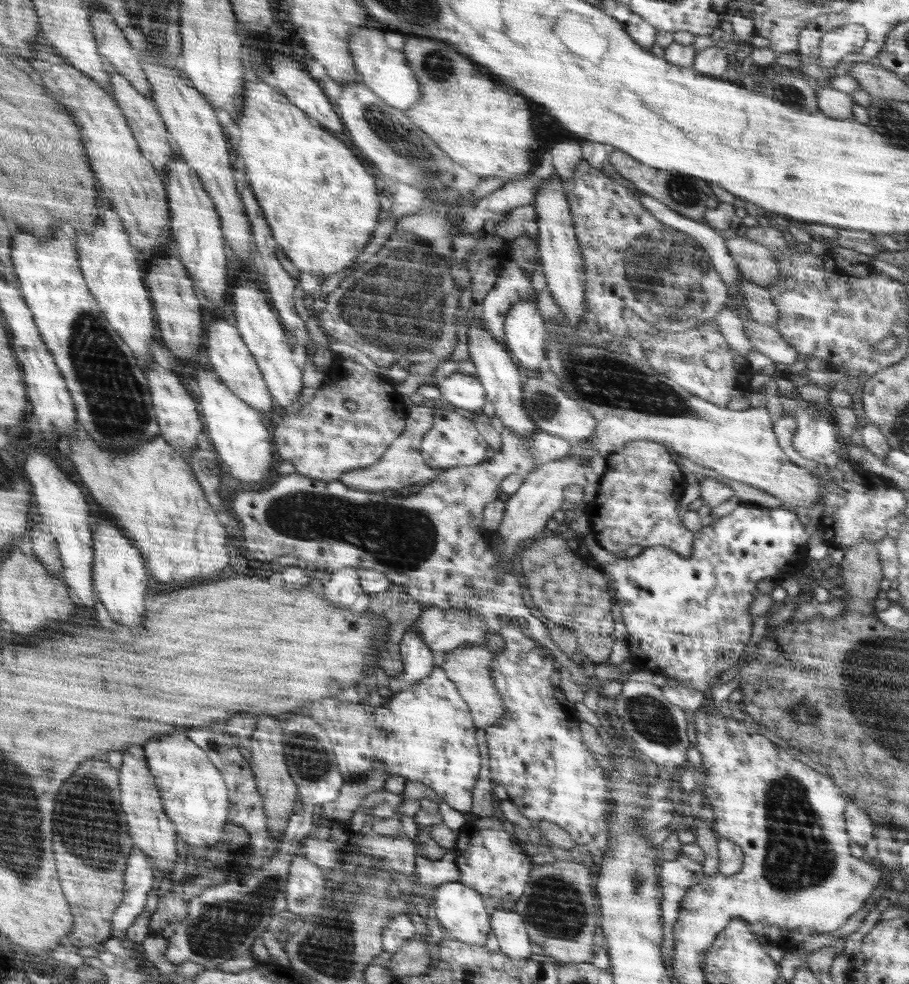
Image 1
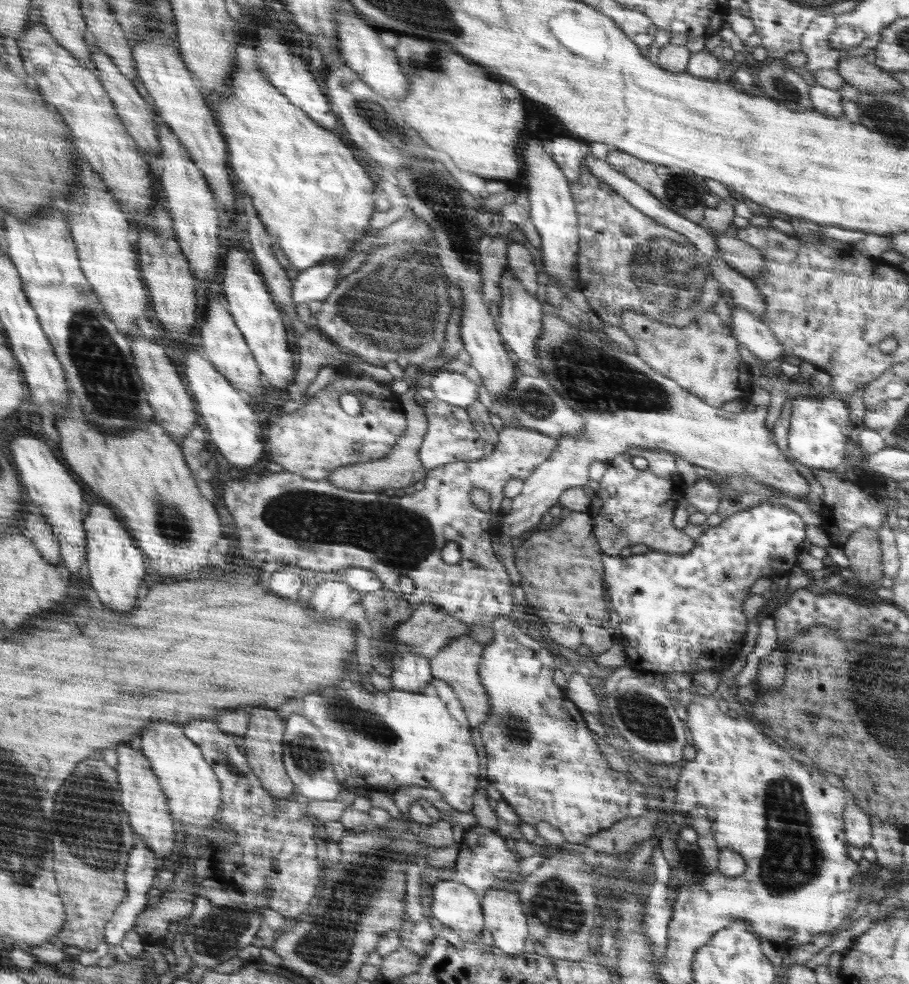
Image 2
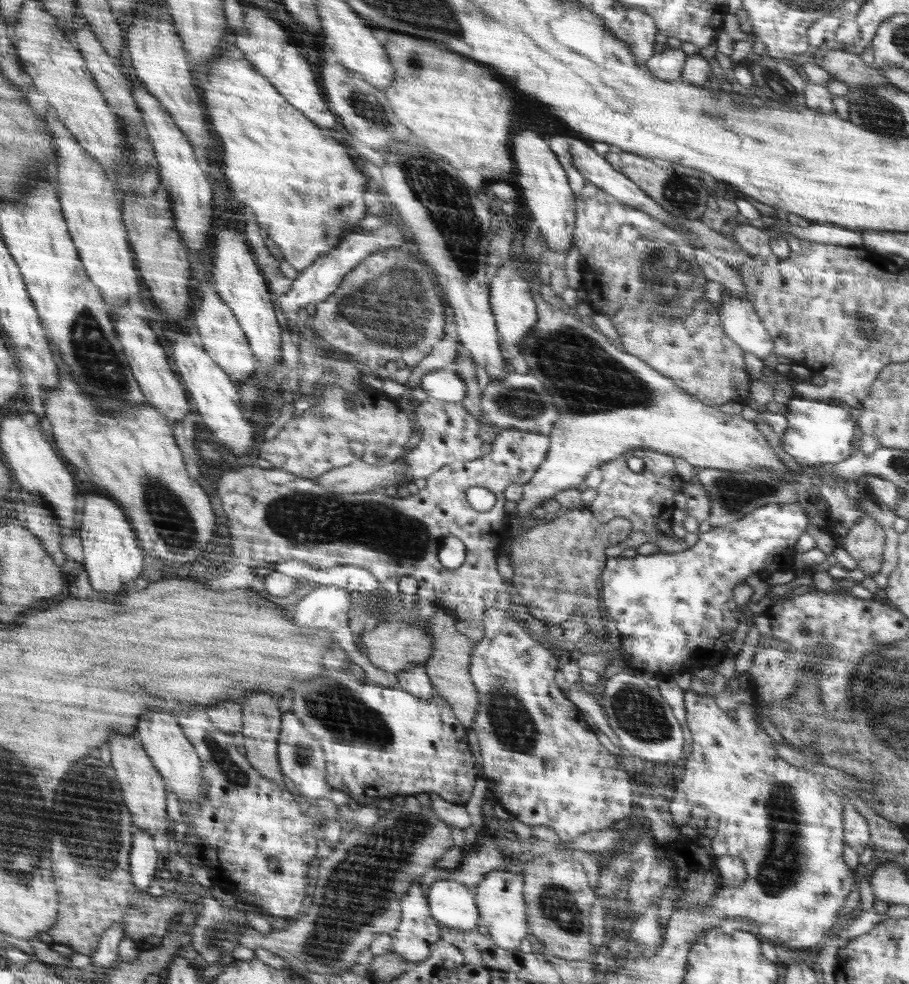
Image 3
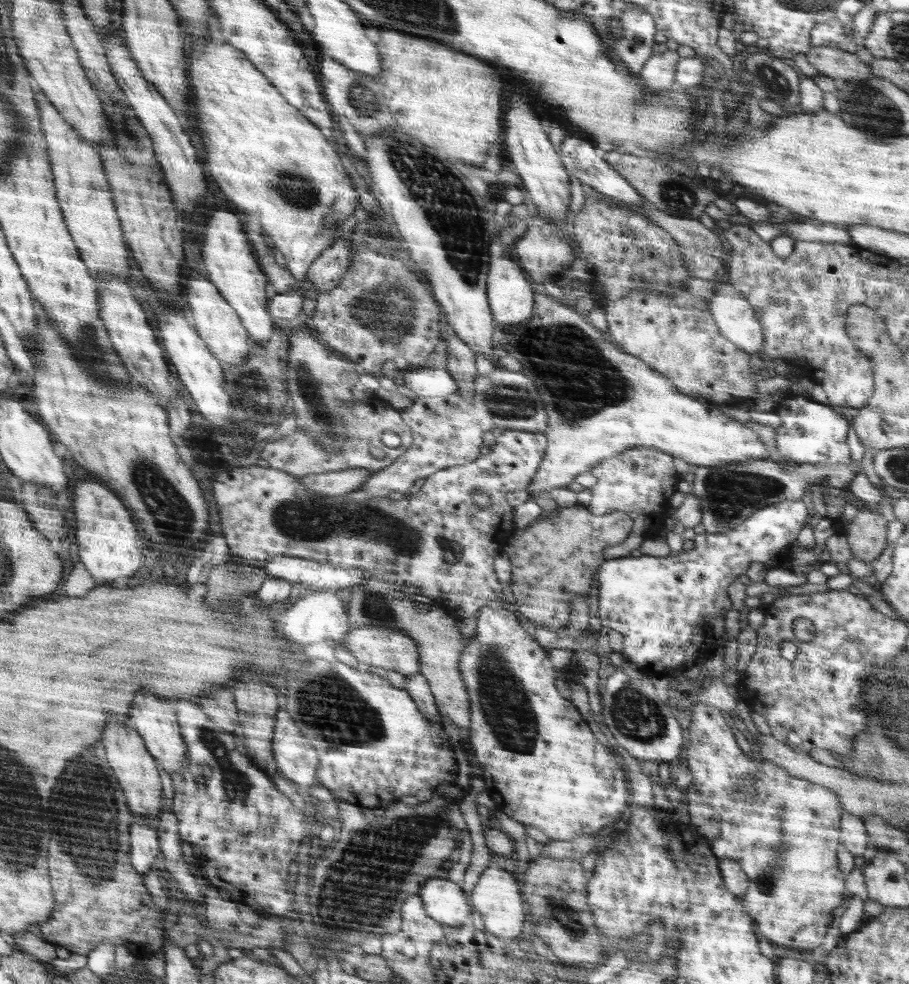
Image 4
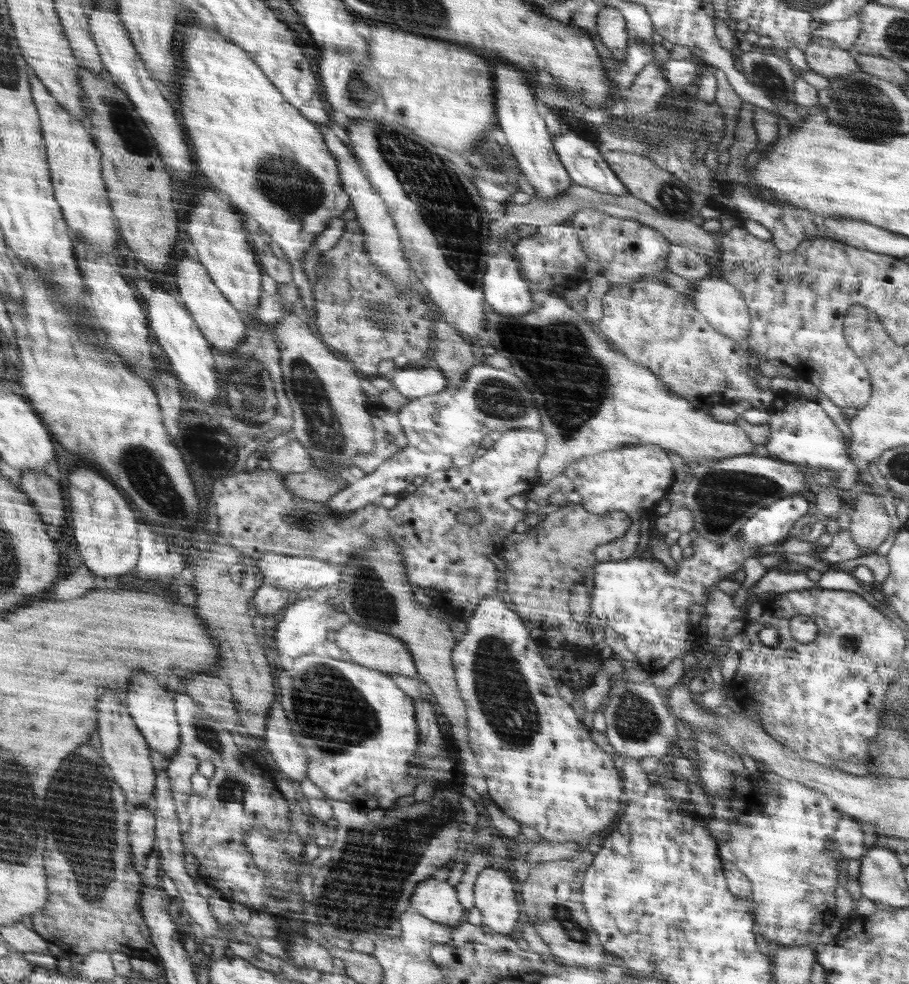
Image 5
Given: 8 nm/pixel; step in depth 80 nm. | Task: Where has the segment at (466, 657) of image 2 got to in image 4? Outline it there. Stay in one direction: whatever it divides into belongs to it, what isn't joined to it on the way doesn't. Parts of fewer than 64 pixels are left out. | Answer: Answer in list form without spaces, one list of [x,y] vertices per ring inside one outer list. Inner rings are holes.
[[[372,574],[367,583],[354,585],[346,590],[346,605],[349,625],[352,628],[376,626],[404,630],[406,634],[410,634],[410,637],[416,639],[420,645],[419,673],[424,675],[430,685],[440,716],[450,718],[456,723],[460,729],[462,742],[466,742],[466,746],[468,746],[470,703],[458,668],[462,649],[464,645],[468,644],[468,639],[462,635],[462,630],[458,629],[460,618],[445,607],[433,605],[430,609],[426,609],[409,595],[402,595],[394,585],[380,580]]]

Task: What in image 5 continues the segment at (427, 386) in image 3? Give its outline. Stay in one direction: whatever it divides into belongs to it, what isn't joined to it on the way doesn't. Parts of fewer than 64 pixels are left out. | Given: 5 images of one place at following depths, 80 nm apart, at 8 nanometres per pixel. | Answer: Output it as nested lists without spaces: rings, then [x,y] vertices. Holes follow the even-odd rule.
[[[408,365],[404,368],[396,368],[389,376],[392,387],[396,388],[409,400],[414,400],[429,394],[434,394],[446,390],[448,380],[439,368],[432,368],[424,365],[421,368]]]

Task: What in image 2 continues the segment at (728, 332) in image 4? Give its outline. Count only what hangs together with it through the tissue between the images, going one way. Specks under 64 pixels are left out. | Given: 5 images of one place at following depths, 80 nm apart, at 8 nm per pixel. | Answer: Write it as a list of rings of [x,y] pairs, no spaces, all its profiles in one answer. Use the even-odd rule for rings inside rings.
[[[738,306],[733,308],[729,330],[740,345],[746,346],[750,353],[763,360],[765,364],[772,365],[786,357],[768,325],[745,308]]]

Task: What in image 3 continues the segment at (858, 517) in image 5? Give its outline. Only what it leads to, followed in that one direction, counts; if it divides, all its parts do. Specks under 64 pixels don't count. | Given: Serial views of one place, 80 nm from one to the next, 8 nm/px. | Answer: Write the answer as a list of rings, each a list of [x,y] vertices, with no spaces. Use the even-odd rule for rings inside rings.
[[[874,517],[859,518],[847,530],[841,543],[866,576],[879,573],[885,547],[885,530]]]

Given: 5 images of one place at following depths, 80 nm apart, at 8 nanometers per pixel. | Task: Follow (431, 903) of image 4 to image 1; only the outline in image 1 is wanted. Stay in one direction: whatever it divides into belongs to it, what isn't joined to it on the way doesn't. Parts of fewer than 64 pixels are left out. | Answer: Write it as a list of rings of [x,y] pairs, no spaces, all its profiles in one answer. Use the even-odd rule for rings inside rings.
[[[463,882],[444,883],[436,888],[434,908],[440,924],[447,929],[449,936],[466,944],[485,944],[488,934],[492,931],[492,914],[480,892],[473,890],[472,887],[466,887]]]

